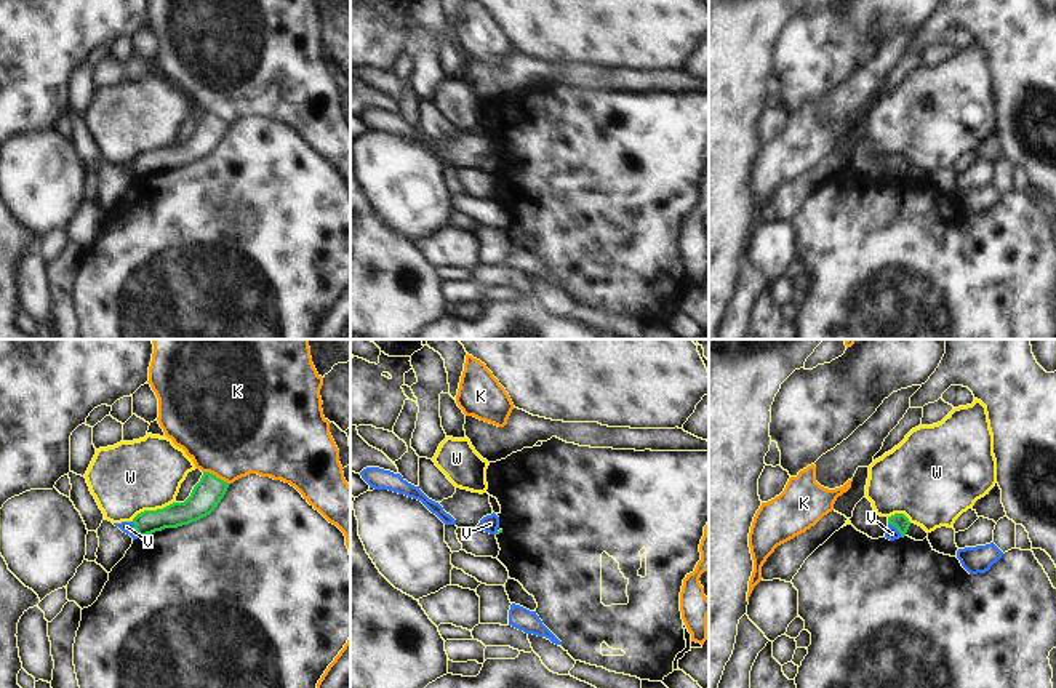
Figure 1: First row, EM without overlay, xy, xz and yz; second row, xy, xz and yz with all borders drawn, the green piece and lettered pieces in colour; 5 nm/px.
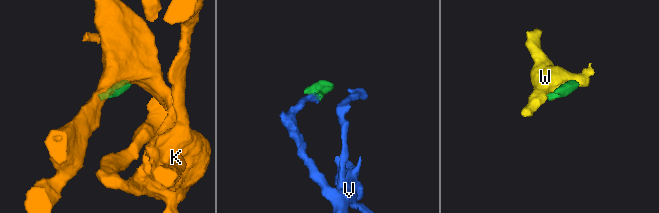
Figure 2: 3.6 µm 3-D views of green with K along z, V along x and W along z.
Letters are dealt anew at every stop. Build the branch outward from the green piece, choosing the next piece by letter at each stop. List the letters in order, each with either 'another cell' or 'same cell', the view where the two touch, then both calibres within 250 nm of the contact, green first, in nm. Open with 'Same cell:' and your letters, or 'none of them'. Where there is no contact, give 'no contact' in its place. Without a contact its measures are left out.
Same cell: V
K: another cell | xy | 150/480 nm
V: same cell | yz | 80/70 nm
W: another cell | xy | 140/360 nm

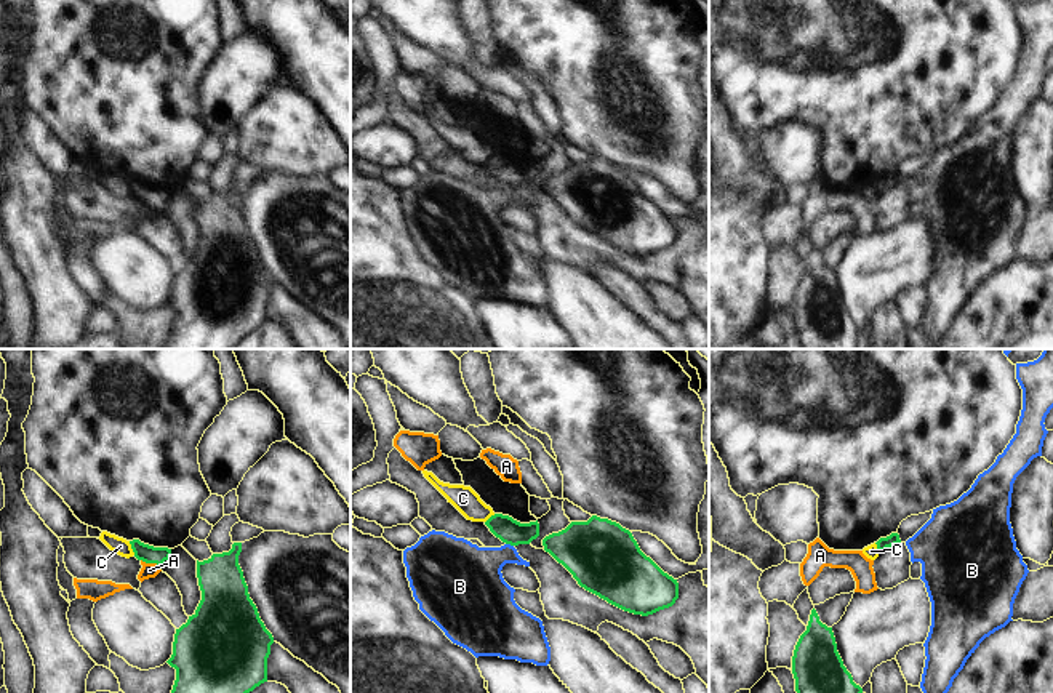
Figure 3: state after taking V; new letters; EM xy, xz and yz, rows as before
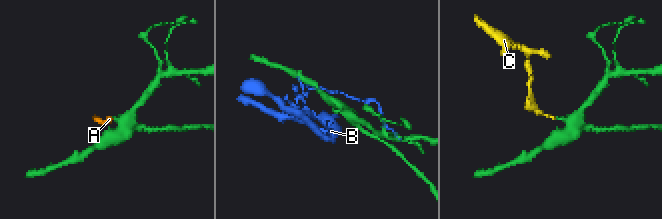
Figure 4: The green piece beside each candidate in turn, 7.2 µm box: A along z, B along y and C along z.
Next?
Same cell: none of them
A: another cell | xy | 90/80 nm
B: another cell | xz | 130/300 nm
C: another cell | xy | 90/90 nm

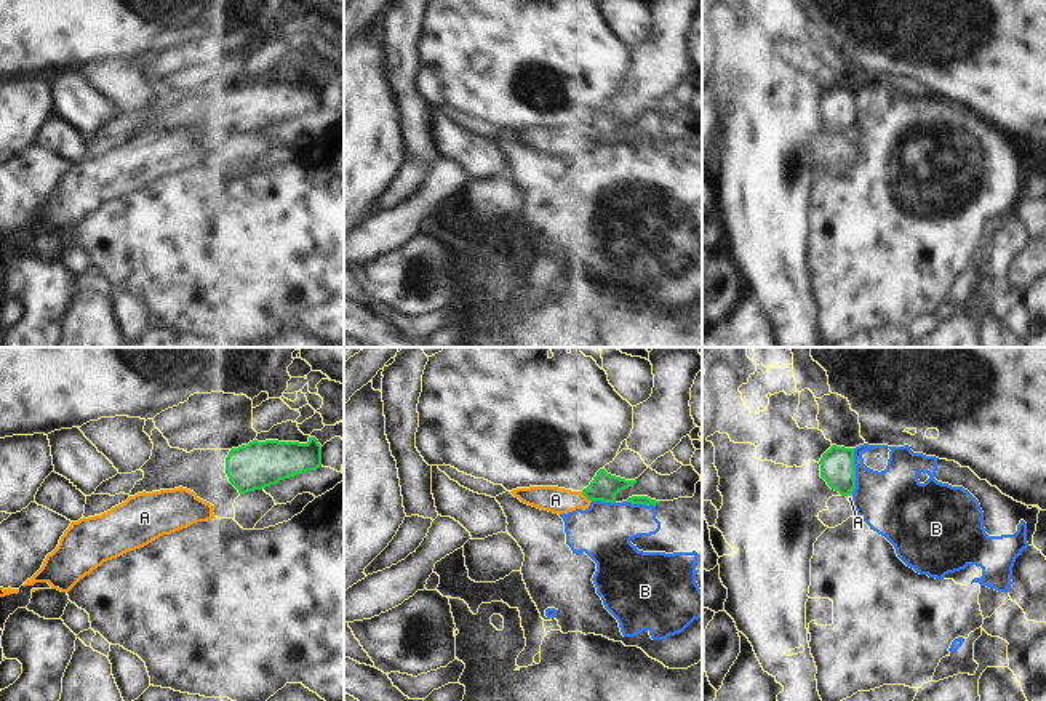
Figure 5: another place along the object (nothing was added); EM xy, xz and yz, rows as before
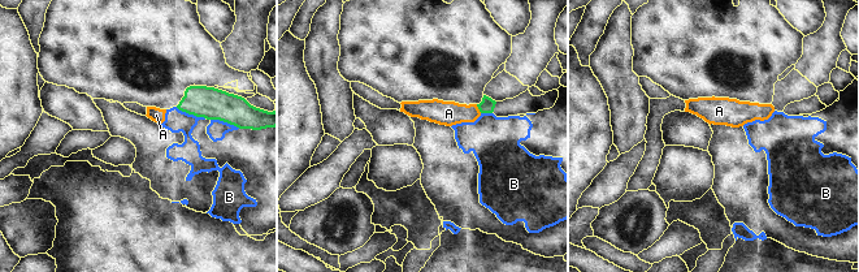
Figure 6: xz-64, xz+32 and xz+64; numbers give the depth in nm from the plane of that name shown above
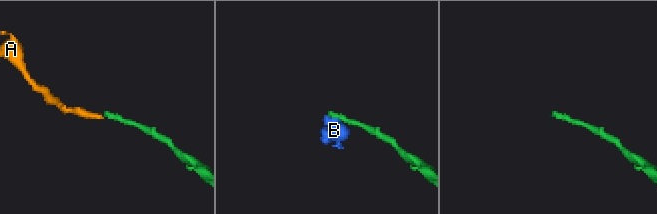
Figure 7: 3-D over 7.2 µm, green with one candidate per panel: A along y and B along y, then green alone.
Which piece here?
Same cell: A
A: same cell | xz | 140/130 nm
B: another cell | yz | 180/340 nm

